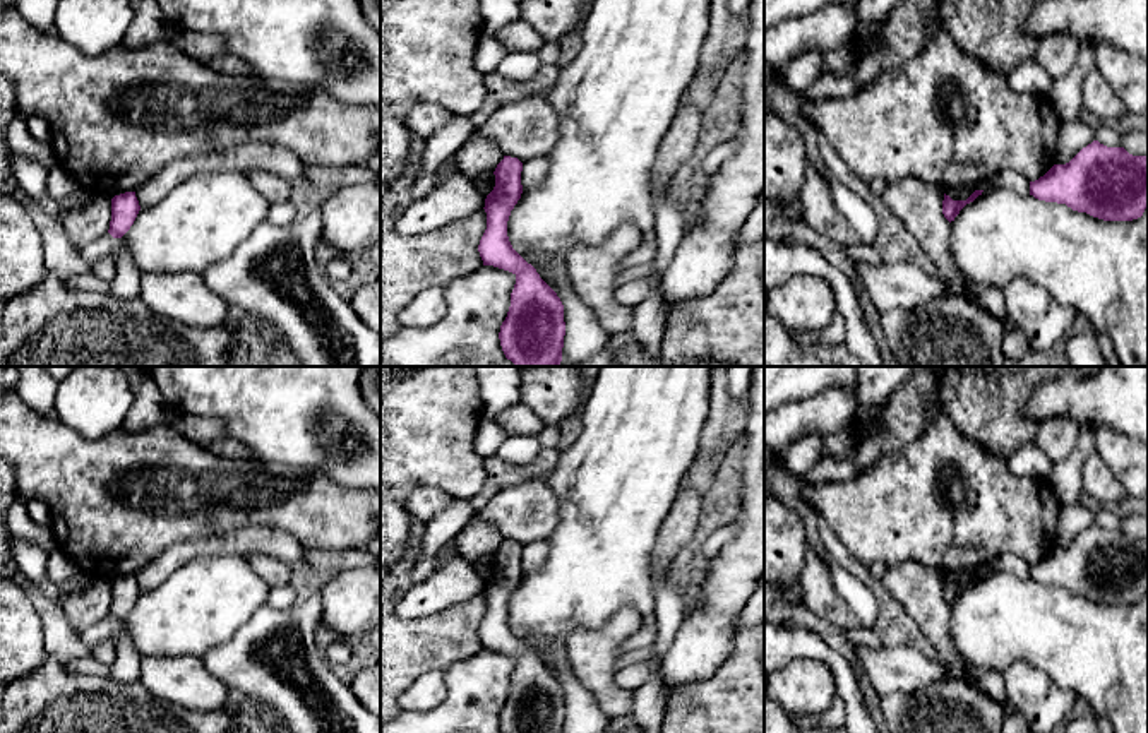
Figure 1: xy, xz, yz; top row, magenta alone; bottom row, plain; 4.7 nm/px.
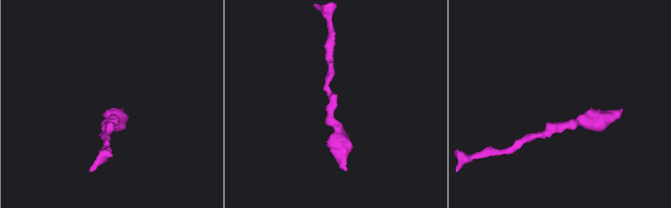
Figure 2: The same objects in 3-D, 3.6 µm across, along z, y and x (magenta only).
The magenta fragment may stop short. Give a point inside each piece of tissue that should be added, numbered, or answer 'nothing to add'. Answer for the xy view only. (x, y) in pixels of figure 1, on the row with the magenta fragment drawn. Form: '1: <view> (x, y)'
nothing to add

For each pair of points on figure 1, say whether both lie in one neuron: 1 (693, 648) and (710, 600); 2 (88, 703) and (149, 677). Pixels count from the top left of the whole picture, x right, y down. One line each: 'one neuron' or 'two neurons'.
1: one neuron
2: two neurons

